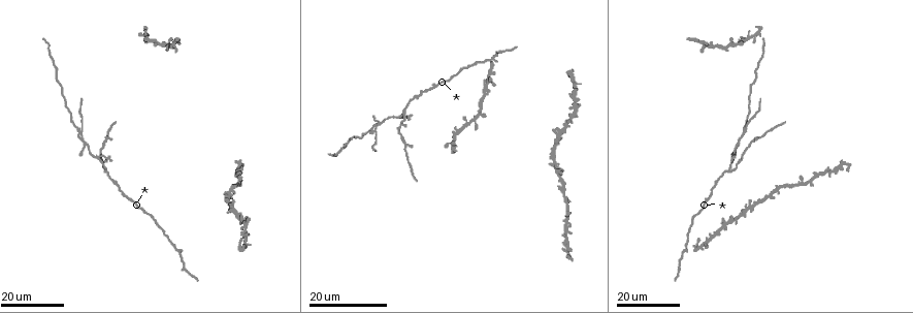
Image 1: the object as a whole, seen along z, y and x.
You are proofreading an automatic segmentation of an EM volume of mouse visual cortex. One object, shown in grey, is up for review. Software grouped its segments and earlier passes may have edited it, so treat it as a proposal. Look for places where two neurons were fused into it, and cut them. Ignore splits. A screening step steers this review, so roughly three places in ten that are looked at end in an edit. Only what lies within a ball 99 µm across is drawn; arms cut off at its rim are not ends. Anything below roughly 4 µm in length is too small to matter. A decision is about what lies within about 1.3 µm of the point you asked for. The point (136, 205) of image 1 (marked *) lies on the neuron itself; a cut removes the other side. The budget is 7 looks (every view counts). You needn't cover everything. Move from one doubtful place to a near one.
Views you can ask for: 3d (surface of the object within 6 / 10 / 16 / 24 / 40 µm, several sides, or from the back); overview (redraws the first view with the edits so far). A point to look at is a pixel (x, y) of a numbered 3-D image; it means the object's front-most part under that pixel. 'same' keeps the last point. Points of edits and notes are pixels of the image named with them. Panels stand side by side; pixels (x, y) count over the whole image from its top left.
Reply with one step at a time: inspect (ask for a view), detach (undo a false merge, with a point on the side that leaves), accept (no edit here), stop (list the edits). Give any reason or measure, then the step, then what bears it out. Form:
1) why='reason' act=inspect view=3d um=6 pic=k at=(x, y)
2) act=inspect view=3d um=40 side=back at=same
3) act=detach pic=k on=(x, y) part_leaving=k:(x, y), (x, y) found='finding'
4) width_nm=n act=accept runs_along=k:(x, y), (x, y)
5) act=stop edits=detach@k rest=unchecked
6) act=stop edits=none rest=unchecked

why='a fork' act=inspect view=3d um=24 pic=1 at=(402, 113)

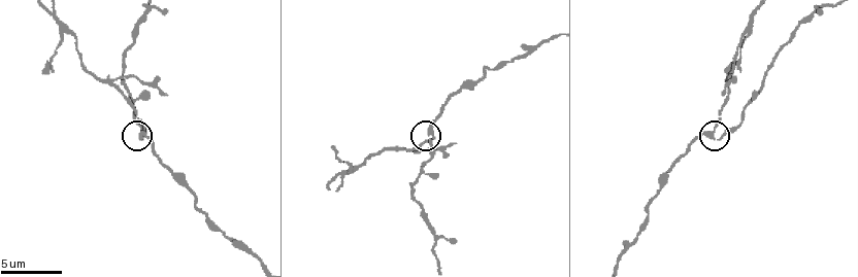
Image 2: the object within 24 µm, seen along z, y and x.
act=inspect view=3d um=10 pic=2 at=(428, 132)

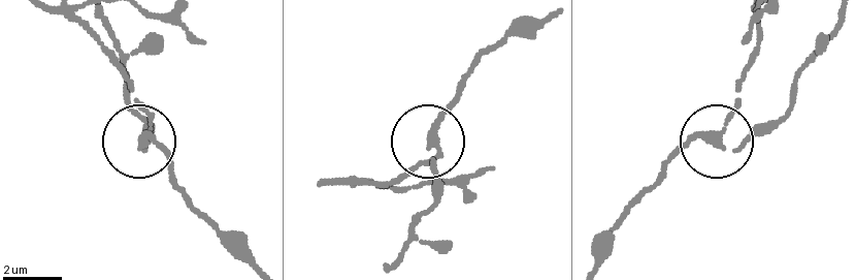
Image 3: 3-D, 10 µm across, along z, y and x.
side_arm_um=29 arms=3 act=accept found='one neuron here'

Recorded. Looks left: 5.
why='three-way junction' act=inspect view=3d um=10 pic=2 at=(113, 81)

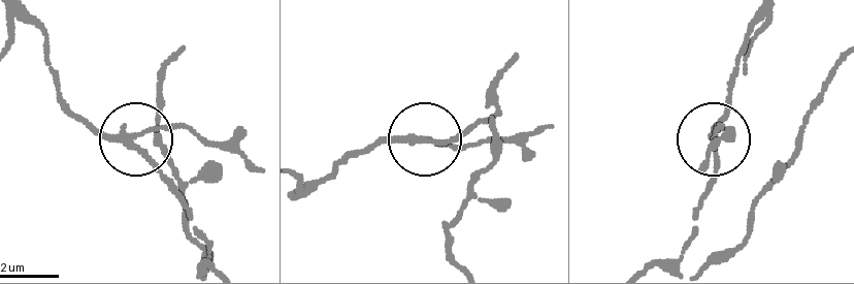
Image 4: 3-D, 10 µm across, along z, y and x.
act=inspect view=3d um=6 pic=4 at=(134, 137)

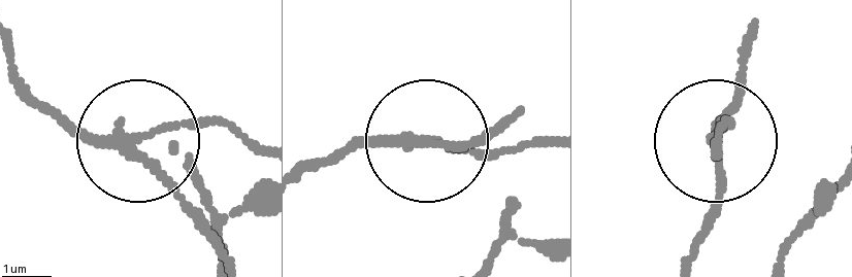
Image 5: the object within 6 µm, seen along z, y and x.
arms=3 act=detach pic=5 on=(195, 129) part_leaving=5:(122, 138), (217, 126), (254, 142) found='a second neuron is stuck on'

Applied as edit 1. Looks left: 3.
act=inspect view=overview

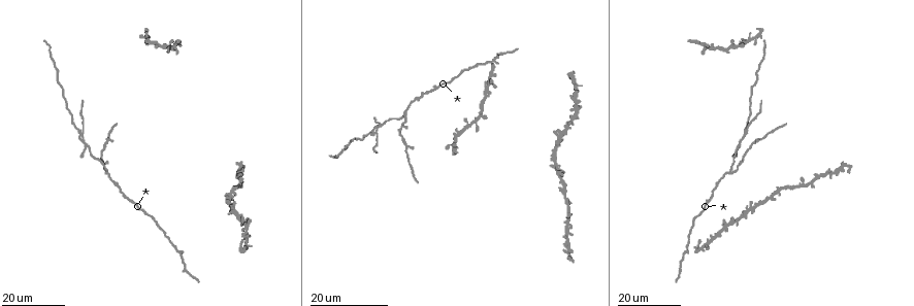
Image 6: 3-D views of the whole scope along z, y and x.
why='four or more arms meet' act=inspect view=3d um=24 pic=6 at=(753, 36)

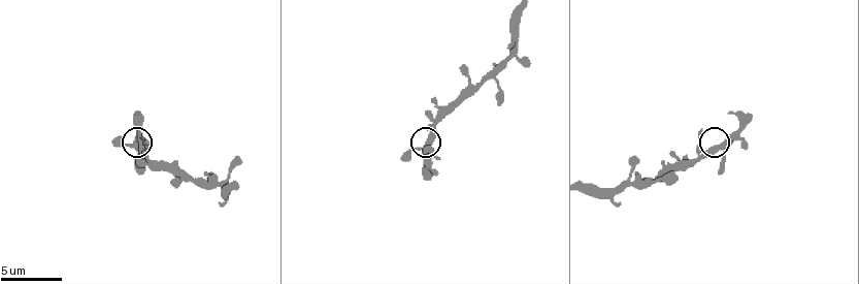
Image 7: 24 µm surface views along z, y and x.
act=inspect view=3d um=6 pic=7 at=(138, 147)

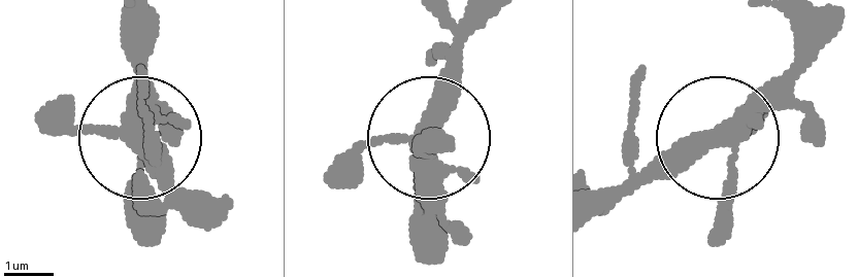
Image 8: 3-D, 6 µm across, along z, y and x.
width_nm=340 act=accept found='all the same neuron'

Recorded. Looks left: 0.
act=stop edits=detach@5 rest=unchecked

